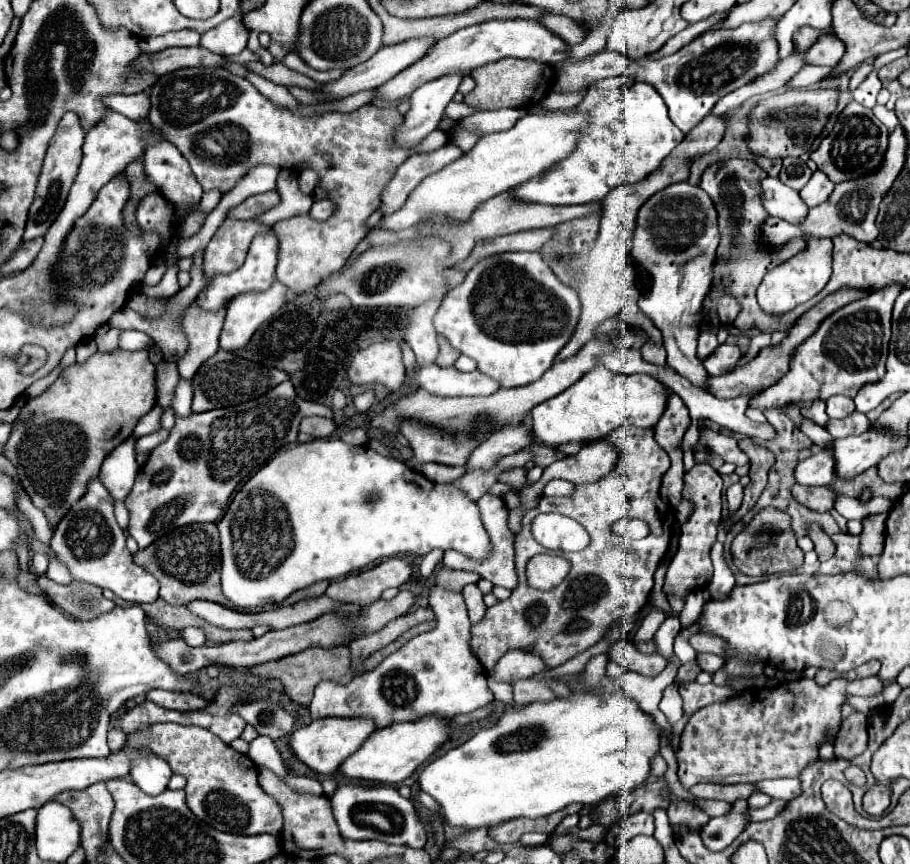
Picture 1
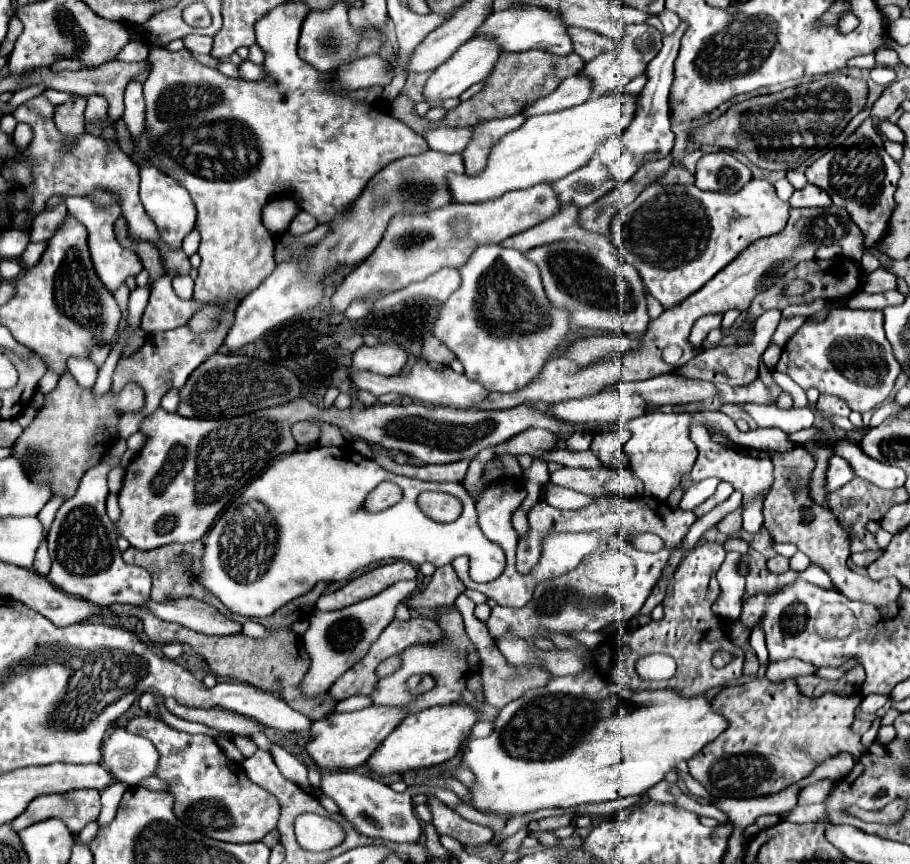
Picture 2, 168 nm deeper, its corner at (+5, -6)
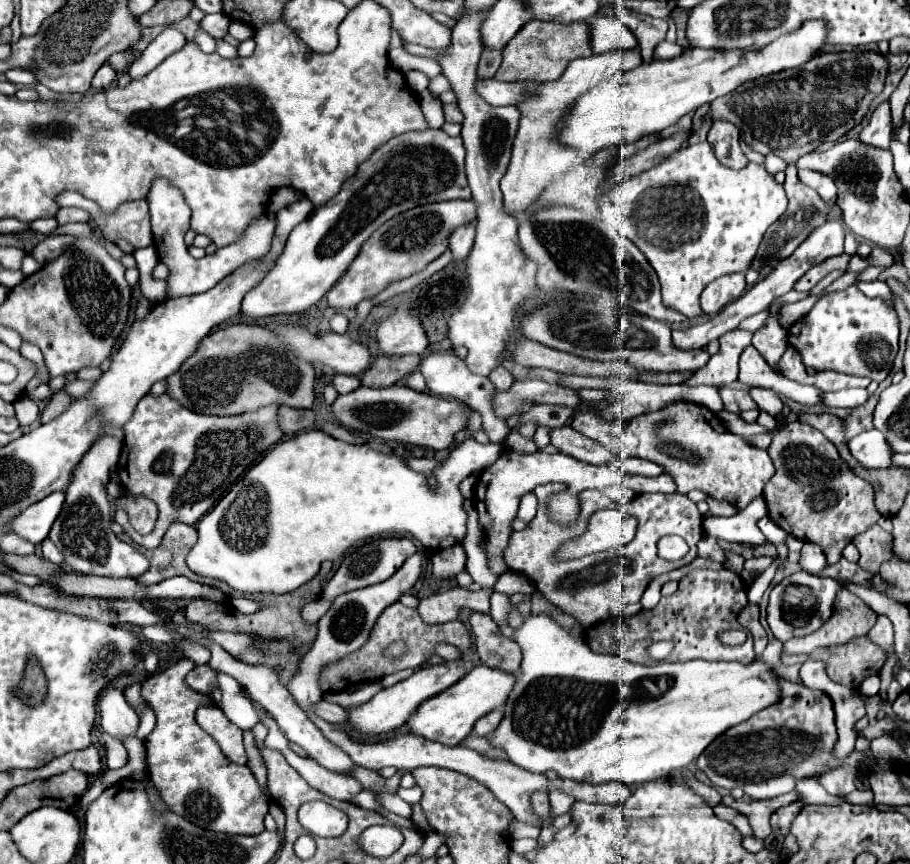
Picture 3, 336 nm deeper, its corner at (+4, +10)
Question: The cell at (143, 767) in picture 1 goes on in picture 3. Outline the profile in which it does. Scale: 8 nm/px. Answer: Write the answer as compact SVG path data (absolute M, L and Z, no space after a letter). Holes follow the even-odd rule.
M107 686L99 696L99 718L101 728L115 738L135 736L139 718L133 708L129 708L121 690Z

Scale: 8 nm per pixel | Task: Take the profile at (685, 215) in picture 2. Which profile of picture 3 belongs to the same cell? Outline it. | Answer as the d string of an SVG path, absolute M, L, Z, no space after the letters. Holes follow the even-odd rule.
M709 142L689 144L669 154L665 162L641 174L625 176L621 182L599 196L601 220L635 242L635 246L647 256L659 276L665 306L679 310L689 320L705 316L699 306L699 296L707 284L723 274L747 272L751 268L763 234L779 220L779 216L783 216L785 210L787 196L783 186L771 174L767 174L761 164L749 162L743 170L723 168L715 158Z

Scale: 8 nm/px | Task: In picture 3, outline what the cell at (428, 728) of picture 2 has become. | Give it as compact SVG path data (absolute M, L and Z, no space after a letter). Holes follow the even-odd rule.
M479 664L477 668L471 670L471 674L463 676L463 680L459 680L459 684L453 684L447 692L433 696L429 702L425 700L411 714L411 720L407 722L409 730L415 734L423 734L429 740L443 742L445 746L457 746L463 738L469 736L469 732L473 730L473 724L481 716L505 706L511 690L513 690L513 684L515 684L515 674Z

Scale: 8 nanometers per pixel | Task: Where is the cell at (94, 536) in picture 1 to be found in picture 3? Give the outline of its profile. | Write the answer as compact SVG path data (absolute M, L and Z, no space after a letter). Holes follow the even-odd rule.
M103 436L99 442L91 446L91 450L83 456L77 464L73 480L69 484L67 500L59 520L55 520L49 538L51 542L67 554L67 566L77 574L95 574L95 576L109 576L109 578L137 578L139 574L147 572L149 562L143 554L139 554L131 544L117 540L111 532L111 504L107 498L107 482L109 472L117 464L121 454L121 440L113 436Z

